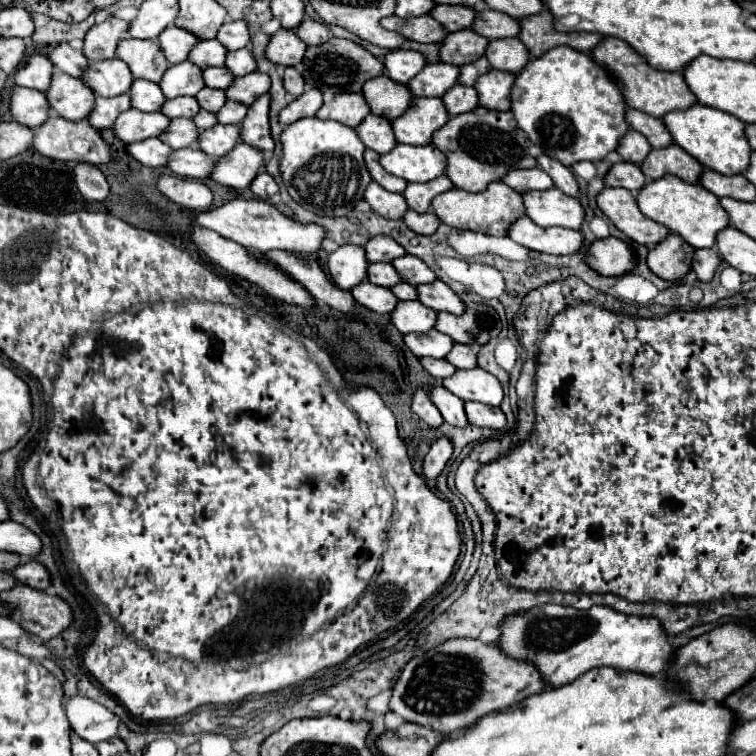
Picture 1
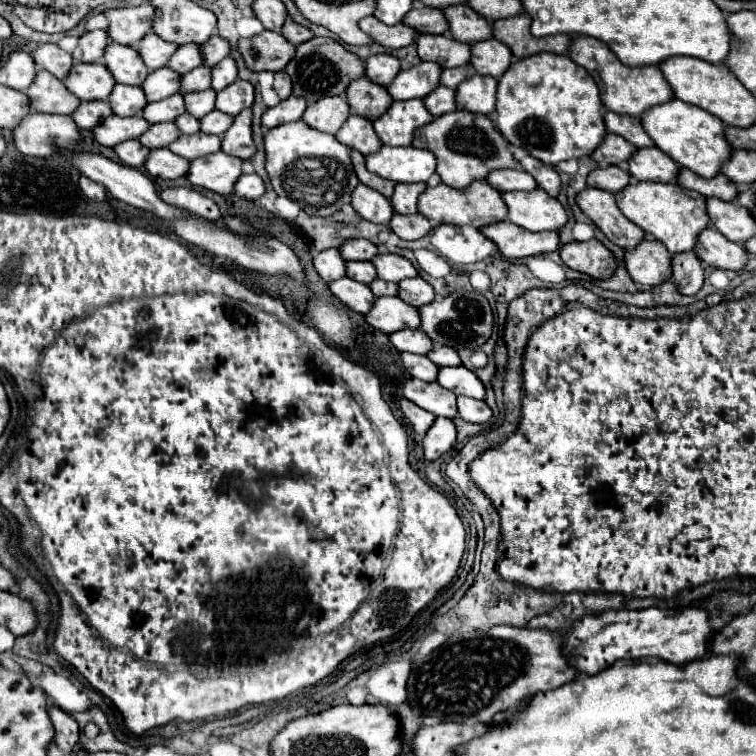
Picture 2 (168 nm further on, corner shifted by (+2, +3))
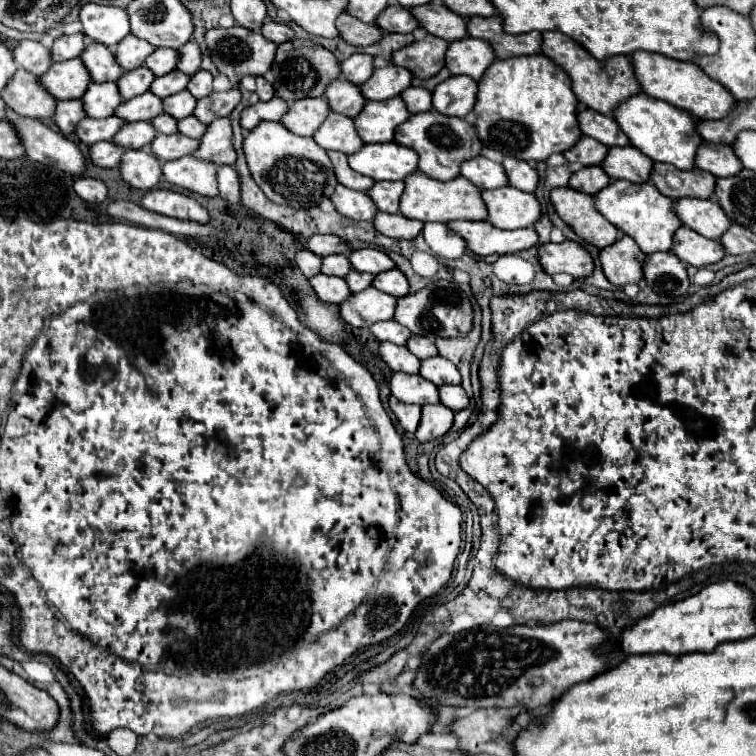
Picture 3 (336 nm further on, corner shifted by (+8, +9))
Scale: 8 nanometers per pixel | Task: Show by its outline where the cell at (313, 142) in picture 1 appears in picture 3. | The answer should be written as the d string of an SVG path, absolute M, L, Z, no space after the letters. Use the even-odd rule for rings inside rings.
M261 121L245 135L243 151L255 183L277 205L293 209L309 209L319 205L323 197L331 197L337 185L335 167L327 157L327 149L315 145L313 137L299 137L279 121Z

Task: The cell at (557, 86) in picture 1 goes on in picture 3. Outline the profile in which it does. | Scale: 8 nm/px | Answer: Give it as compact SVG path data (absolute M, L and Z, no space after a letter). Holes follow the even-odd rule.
M543 53L495 59L479 81L477 103L473 107L473 125L483 145L499 149L507 157L545 161L551 153L565 153L581 139L579 121L575 121L577 105L579 101L575 101L575 93L571 93L571 77L567 77L567 73L563 73L563 69L559 69L549 57L543 57Z

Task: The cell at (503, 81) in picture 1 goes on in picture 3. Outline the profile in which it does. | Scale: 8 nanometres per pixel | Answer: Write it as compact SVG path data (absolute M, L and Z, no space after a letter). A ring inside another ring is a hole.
M451 75L433 91L433 109L445 115L465 117L475 105L477 81L467 75Z

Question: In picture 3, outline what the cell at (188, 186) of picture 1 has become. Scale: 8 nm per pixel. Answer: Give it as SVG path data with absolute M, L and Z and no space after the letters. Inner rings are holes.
M151 189L145 193L141 205L149 211L163 213L167 217L177 217L177 219L189 219L189 221L199 221L207 223L209 221L209 211L193 197L171 191L171 189Z

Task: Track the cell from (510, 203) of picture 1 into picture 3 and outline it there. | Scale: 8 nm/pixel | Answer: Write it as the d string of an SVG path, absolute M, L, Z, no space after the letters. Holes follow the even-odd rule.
M419 171L405 179L405 193L401 197L401 213L409 219L419 219L425 223L427 221L447 223L455 219L465 219L465 221L487 219L487 209L483 209L481 189L475 189L471 181L467 181L465 177L455 177L451 181L437 181Z

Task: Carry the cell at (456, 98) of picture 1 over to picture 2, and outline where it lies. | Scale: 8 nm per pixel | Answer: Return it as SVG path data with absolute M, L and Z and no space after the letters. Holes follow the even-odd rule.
M439 85L427 97L423 97L423 103L433 117L455 111L455 89Z

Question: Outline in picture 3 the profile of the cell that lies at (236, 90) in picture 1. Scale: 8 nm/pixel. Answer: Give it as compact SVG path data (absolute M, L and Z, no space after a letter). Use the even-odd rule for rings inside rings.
M233 87L229 91L221 91L221 93L211 93L211 95L197 101L195 115L203 123L209 125L217 117L231 115L231 111L237 107L239 101L241 101L241 91L237 87Z

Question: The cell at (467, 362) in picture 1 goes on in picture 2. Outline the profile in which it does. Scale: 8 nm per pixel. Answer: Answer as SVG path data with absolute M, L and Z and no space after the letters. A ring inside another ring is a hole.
M433 347L427 357L437 365L437 367L447 367L447 365L459 365L461 359L455 349L451 347Z

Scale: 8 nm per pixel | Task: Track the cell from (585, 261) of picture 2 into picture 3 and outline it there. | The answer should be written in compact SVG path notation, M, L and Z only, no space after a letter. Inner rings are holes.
M577 241L539 245L539 263L549 273L569 273L571 277L589 277L595 269L593 257Z

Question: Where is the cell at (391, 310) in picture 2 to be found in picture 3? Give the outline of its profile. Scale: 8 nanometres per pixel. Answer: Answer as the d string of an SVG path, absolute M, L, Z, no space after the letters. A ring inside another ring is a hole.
M369 287L341 303L341 319L351 327L371 327L377 321L389 321L395 315L395 297Z

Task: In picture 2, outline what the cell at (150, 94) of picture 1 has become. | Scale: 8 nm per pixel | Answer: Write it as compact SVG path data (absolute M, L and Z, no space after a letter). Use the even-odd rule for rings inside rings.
M115 85L107 103L113 115L119 115L119 117L141 115L143 107L147 105L143 91L139 91L139 87L129 87L129 85Z

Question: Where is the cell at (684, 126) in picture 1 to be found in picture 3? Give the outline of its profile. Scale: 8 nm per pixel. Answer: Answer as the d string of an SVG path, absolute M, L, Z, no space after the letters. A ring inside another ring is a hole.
M639 93L623 101L619 109L615 109L613 117L629 137L631 145L635 145L653 161L671 163L683 171L695 167L695 149L699 149L699 145L703 143L703 137L695 133L697 121L689 113L683 113L681 109L667 105L667 101L655 101L653 97L643 97L643 93Z

